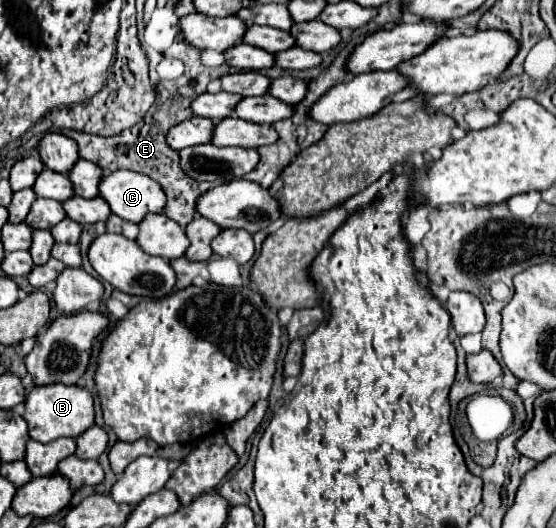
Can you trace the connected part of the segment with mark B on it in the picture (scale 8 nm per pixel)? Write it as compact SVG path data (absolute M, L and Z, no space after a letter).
M52 383L46 387L34 387L26 397L24 419L30 427L30 437L40 443L50 443L60 437L76 439L80 433L94 425L94 397L90 391L78 385Z

